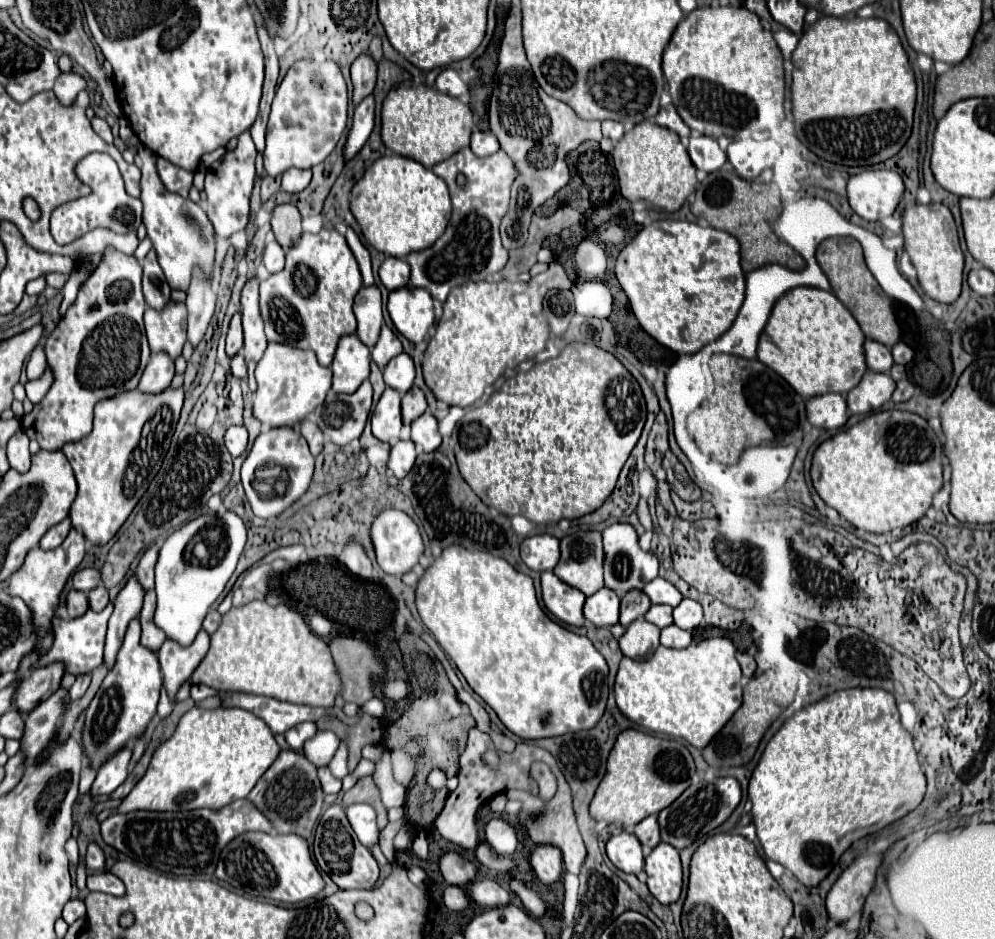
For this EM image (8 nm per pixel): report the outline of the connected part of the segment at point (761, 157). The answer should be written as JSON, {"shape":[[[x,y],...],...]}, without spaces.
{"shape":[[[737,139],[729,145],[727,157],[735,167],[741,179],[753,181],[761,175],[763,169],[771,167],[777,155],[777,145],[773,141],[755,141],[755,139]]]}

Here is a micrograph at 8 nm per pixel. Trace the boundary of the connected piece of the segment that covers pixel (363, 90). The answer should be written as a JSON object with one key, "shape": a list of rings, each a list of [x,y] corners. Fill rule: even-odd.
{"shape":[[[363,53],[351,65],[351,81],[353,81],[353,103],[359,105],[363,97],[371,95],[377,81],[377,61]]]}

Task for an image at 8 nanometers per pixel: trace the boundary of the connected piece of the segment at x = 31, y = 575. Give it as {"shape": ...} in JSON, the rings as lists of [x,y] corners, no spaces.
{"shape":[[[71,527],[67,539],[51,551],[43,551],[41,547],[35,547],[27,553],[25,563],[21,565],[19,571],[15,571],[9,579],[9,595],[13,597],[21,597],[33,611],[33,621],[37,627],[37,635],[43,643],[43,647],[47,649],[47,645],[51,645],[51,639],[45,637],[45,633],[49,633],[49,623],[53,617],[53,609],[59,603],[59,595],[67,583],[67,579],[71,577],[71,573],[75,573],[77,565],[83,561],[85,555],[85,539],[81,531],[75,531],[75,527]]]}

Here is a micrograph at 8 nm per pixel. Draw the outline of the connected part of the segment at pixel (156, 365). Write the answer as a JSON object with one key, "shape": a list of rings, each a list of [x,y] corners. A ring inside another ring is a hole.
{"shape":[[[159,351],[159,355],[151,355],[139,381],[139,391],[143,393],[165,391],[171,385],[173,375],[175,375],[175,363],[171,361],[169,355],[163,355],[163,351]]]}

